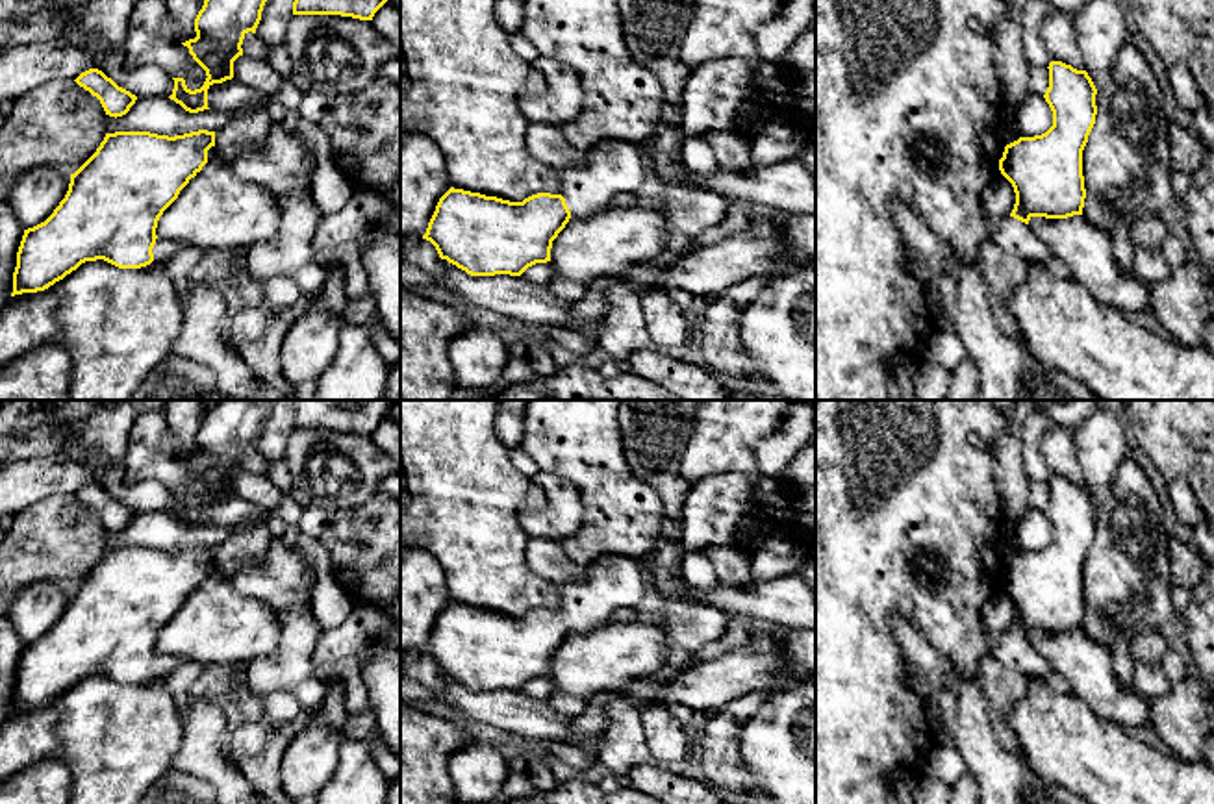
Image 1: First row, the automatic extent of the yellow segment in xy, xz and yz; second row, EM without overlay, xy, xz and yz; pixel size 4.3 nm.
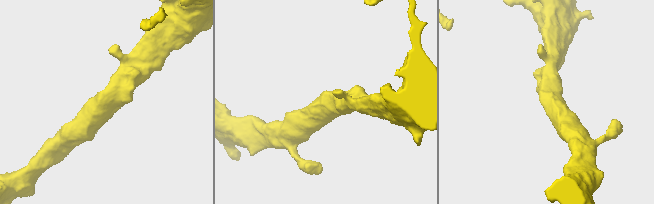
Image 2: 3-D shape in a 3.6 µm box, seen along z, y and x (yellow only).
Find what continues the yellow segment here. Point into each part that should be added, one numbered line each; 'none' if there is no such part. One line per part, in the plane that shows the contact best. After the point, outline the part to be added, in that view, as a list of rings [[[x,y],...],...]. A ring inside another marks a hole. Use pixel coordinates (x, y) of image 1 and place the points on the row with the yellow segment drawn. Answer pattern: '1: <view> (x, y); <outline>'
1: xy (164, 249); [[[156,239],[156,245],[152,248],[154,261],[156,263],[167,263],[171,258],[174,258],[183,248],[182,243],[171,241],[171,239]]]

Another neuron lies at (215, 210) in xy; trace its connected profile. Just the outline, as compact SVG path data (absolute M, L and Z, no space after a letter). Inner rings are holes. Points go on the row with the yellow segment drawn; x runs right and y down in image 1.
M208 161L158 220L158 239L195 246L206 254L248 248L280 228L274 195Z

